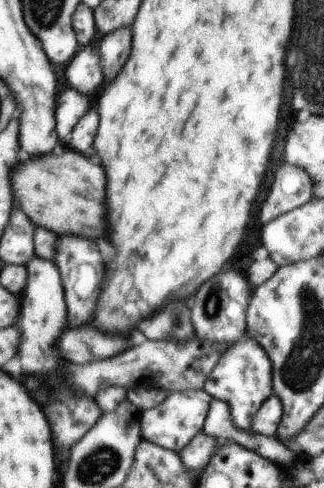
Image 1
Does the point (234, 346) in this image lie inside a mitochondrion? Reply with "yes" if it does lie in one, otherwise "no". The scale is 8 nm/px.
no

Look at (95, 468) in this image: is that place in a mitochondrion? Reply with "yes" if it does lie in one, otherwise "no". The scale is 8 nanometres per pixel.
yes

